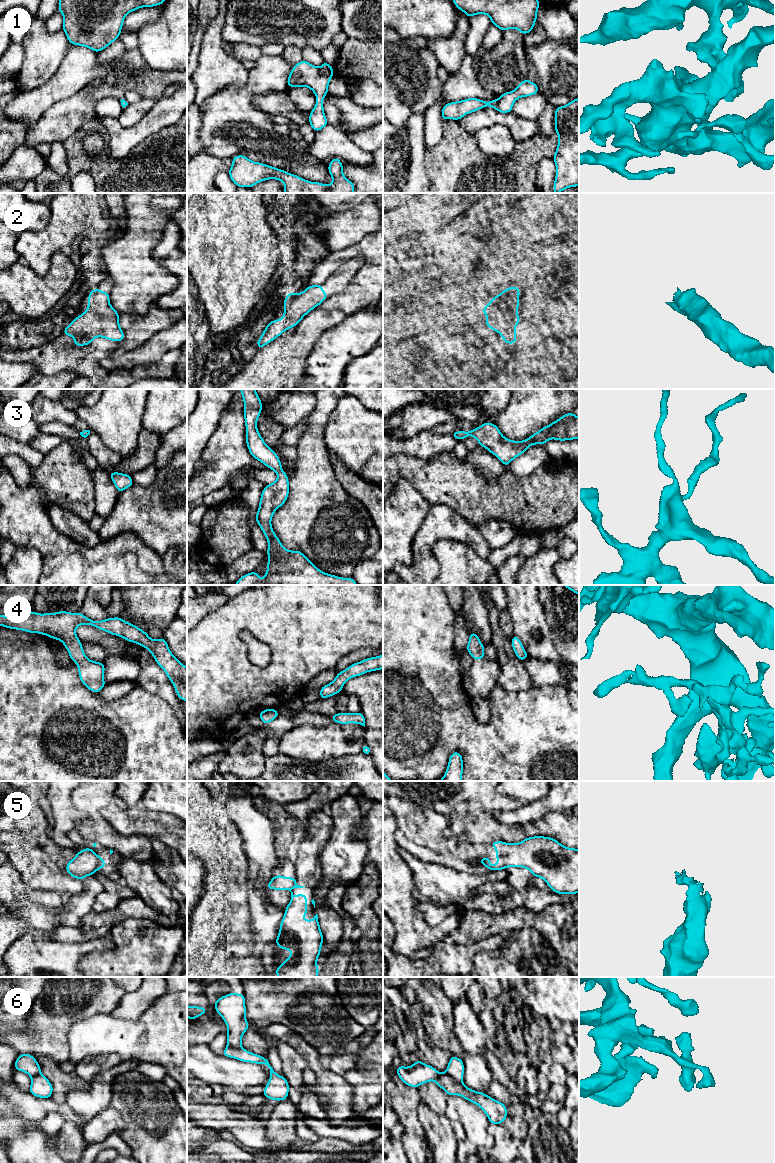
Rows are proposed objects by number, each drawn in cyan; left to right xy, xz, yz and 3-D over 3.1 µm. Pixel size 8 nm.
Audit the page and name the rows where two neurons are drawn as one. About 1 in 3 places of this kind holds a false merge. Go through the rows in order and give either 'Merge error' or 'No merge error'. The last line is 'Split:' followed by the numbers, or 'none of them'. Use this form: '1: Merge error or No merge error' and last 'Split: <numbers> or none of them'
1: No merge error
2: No merge error
3: No merge error
4: No merge error
5: Merge error
6: Merge error
Split: 5, 6

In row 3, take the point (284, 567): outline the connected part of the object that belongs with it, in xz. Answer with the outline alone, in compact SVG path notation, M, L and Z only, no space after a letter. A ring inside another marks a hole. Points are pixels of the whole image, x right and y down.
M239 389L244 402L244 420L246 426L246 445L253 458L260 461L269 469L277 473L277 480L264 487L259 502L259 508L255 516L255 521L263 531L267 541L269 556L267 561L267 571L263 579L259 578L256 571L240 577L234 585L358 585L352 577L343 578L328 574L319 570L301 551L287 550L277 535L274 533L271 520L274 512L280 508L289 496L289 480L287 474L282 470L282 464L275 451L266 445L257 429L257 420L261 414L263 405L255 389Z

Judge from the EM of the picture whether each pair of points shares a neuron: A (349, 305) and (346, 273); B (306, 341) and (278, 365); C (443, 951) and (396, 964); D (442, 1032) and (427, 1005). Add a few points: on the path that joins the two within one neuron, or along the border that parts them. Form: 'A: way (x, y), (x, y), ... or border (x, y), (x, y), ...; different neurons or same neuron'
A: border (361, 267), (343, 290), (328, 297); different neurons
B: way (299, 344), (285, 358); same neuron
C: way (431, 963), (429, 965), (408, 965); same neuron
D: way (438, 1025), (433, 1019), (432, 1012); same neuron

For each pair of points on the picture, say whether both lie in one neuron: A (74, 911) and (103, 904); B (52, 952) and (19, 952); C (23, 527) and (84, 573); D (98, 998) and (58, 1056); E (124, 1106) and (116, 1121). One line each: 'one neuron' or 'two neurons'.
A: two neurons
B: one neuron
C: one neuron
D: one neuron
E: two neurons

